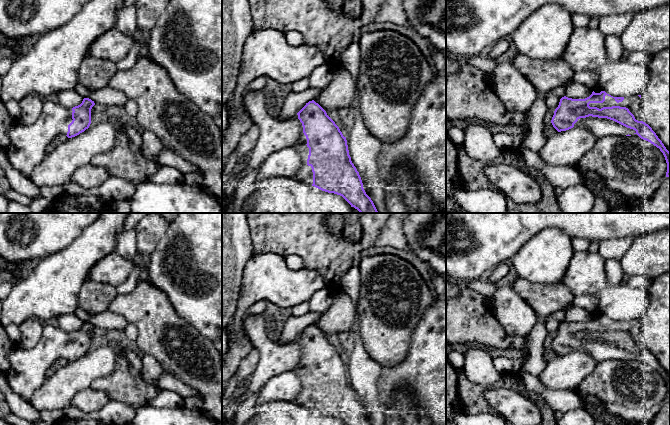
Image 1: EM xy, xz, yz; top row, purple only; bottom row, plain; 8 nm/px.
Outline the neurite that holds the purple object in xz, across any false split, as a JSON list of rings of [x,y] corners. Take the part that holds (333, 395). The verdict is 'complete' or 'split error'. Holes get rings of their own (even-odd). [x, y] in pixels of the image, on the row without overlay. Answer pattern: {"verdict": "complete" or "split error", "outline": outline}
{"verdict": "split error", "outline": [[[312,324],[306,327],[294,342],[298,342],[303,350],[302,358],[293,369],[302,381],[302,391],[294,403],[322,415],[340,419],[346,425],[372,425],[351,385],[346,361],[326,335]]]}

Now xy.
{"verdict": "split error", "outline": [[[49,322],[44,323],[43,333],[39,342],[30,349],[18,348],[16,345],[8,352],[9,369],[6,377],[9,386],[23,400],[29,401],[33,393],[43,384],[47,375],[47,370],[59,358],[64,358],[68,362],[75,361],[89,352],[91,348],[91,333],[95,329],[94,325],[84,322],[82,327],[73,332],[66,332]]]}

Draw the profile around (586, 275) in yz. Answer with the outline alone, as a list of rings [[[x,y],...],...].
[[[574,251],[563,284],[574,295],[591,295],[596,299],[596,311],[613,321],[642,319],[649,305],[649,287],[634,289],[626,285],[613,286],[606,276],[606,260],[599,253]]]

